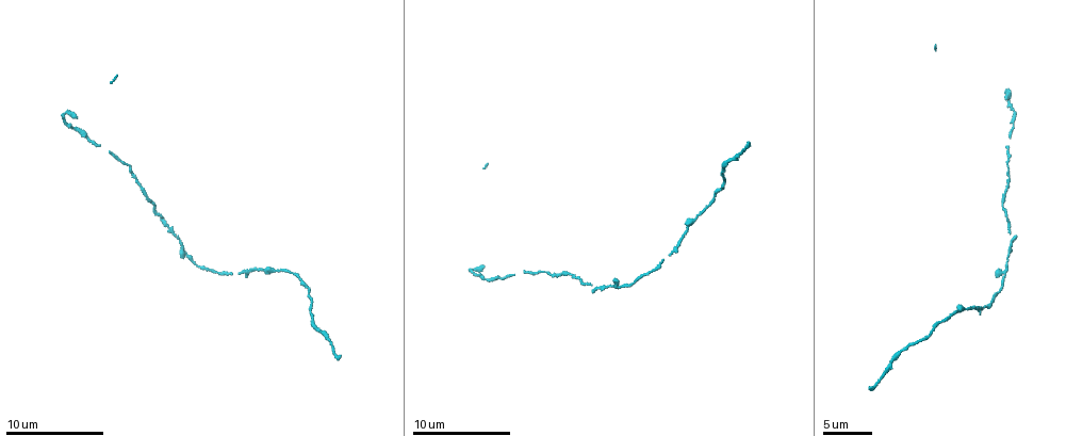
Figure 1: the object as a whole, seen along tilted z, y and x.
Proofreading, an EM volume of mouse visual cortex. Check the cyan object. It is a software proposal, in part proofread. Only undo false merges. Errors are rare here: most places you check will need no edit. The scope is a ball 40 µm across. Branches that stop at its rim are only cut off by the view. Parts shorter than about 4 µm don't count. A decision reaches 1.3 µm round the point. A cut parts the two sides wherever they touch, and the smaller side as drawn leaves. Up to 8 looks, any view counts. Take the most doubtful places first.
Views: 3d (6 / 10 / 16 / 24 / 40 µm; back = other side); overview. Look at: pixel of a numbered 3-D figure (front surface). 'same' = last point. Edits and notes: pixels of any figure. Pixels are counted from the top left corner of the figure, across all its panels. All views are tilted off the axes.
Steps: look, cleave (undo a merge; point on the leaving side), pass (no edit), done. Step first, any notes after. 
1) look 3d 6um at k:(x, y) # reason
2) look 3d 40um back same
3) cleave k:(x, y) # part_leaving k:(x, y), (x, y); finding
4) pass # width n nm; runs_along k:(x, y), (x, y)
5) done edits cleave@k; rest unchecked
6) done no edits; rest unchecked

look 3d 16um at 1:(281, 271) # calibre changes

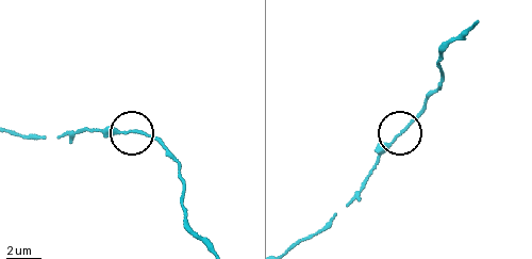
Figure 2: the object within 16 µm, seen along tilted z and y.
pass # runs_along 2:(291, 249), (321, 231), (349, 205), (366, 175), (426, 100); all the same neuron

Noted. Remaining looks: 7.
look 3d 10um at 1:(1014, 242)

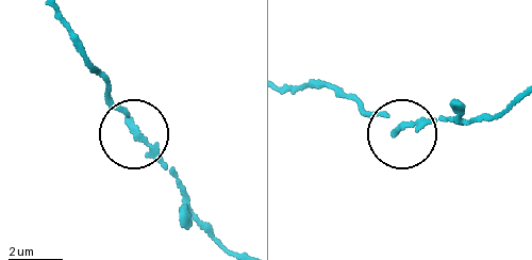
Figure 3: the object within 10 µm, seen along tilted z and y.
pass # width 170 nm; continuous, no second neuron

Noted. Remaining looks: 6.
look 3d 10um at 1:(190, 259) # calibre changes

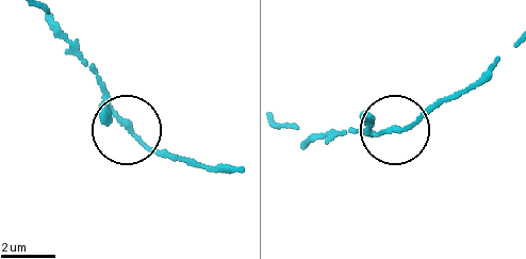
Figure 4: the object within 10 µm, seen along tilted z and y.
pass # runs_along 4:(311, 132), (327, 139), (354, 130), (375, 135), (453, 96); continuous, no second neuron

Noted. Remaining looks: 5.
look 3d 10um at 1:(721, 187) # sudden change in width

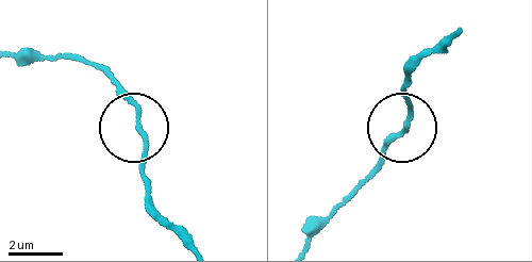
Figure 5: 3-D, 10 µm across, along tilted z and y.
pass # runs_along 5:(314, 238), (365, 180), (386, 144), (404, 131), (411, 77); all the same neuron

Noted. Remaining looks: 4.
done no edits; rest unchecked

